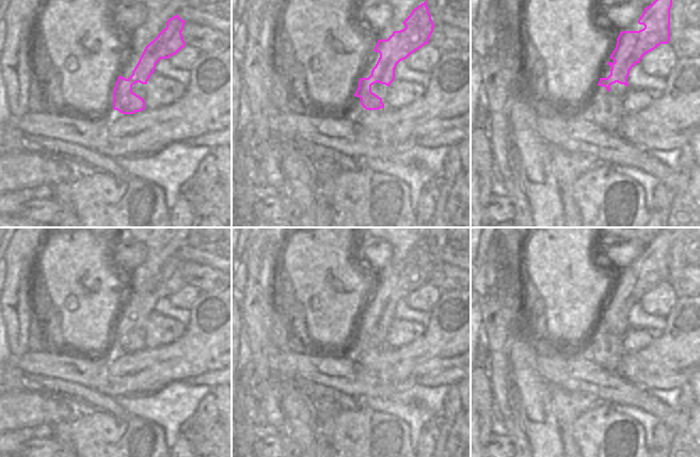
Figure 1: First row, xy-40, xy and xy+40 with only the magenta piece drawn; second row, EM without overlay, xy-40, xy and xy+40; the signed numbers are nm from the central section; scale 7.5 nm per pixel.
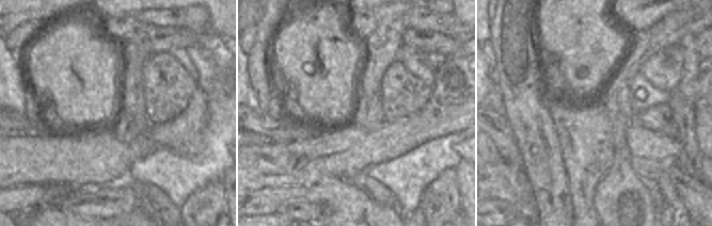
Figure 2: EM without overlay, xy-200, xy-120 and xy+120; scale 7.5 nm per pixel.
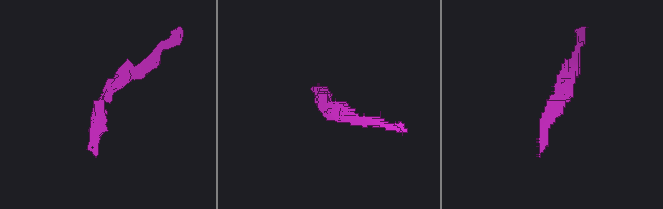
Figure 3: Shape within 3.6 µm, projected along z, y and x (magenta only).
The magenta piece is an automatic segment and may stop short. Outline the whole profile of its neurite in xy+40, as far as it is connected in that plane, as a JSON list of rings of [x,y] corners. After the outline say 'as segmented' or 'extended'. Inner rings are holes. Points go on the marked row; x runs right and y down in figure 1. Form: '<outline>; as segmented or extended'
[[[655,0],[645,11],[638,19],[639,25],[645,28],[639,31],[622,31],[617,38],[617,45],[610,59],[615,62],[607,62],[611,67],[610,75],[607,78],[600,78],[598,85],[605,86],[610,91],[610,85],[618,82],[629,86],[627,77],[630,70],[650,51],[657,48],[661,44],[668,44],[670,41],[670,9],[672,0]]]; as segmented

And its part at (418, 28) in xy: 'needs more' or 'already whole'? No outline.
already whole

